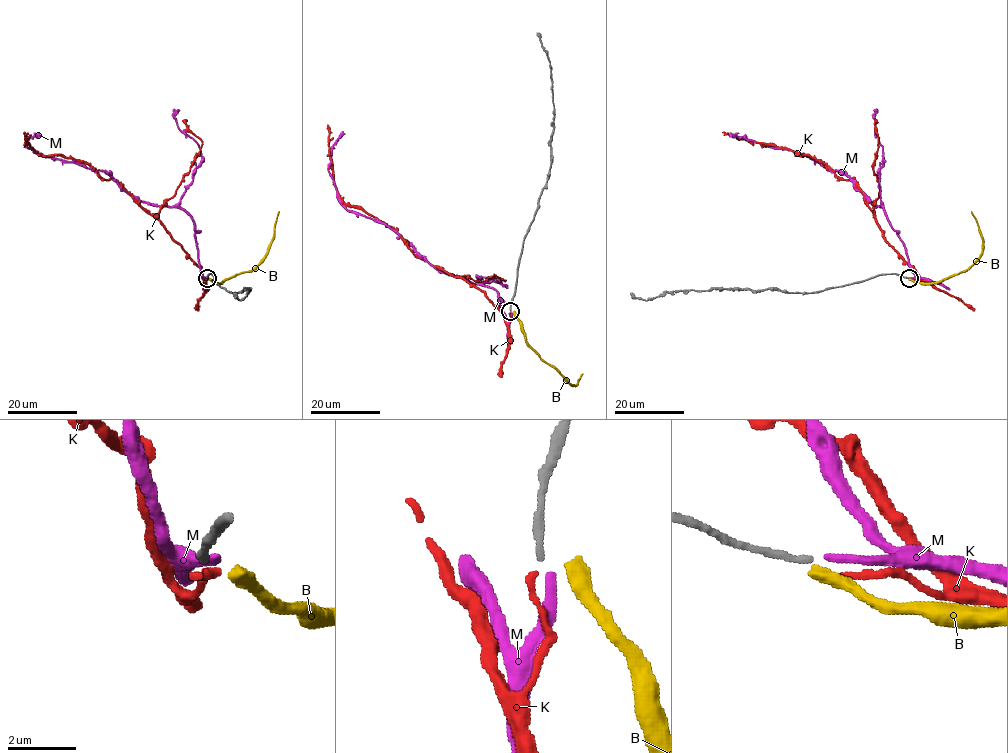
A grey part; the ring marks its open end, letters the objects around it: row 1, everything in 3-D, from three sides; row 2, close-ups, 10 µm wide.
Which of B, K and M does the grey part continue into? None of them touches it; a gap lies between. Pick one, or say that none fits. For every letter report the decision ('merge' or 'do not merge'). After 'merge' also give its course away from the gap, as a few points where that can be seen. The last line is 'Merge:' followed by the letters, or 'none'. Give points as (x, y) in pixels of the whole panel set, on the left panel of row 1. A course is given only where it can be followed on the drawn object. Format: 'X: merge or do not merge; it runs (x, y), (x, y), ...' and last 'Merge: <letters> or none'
B: do not merge
K: do not merge
M: do not merge
Merge: none

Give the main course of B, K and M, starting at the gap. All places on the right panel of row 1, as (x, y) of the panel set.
B: (909, 278), (919, 283), (941, 282), (965, 271), (975, 262), (982, 251), (983, 238), (971, 211)
K: (910, 279), (923, 280), (884, 238), (865, 196), (853, 179), (841, 179), (825, 164), (807, 155), (722, 132)
M: (910, 278), (917, 277), (903, 242), (884, 211), (854, 187), (848, 177), (794, 151), (762, 145), (728, 134)

